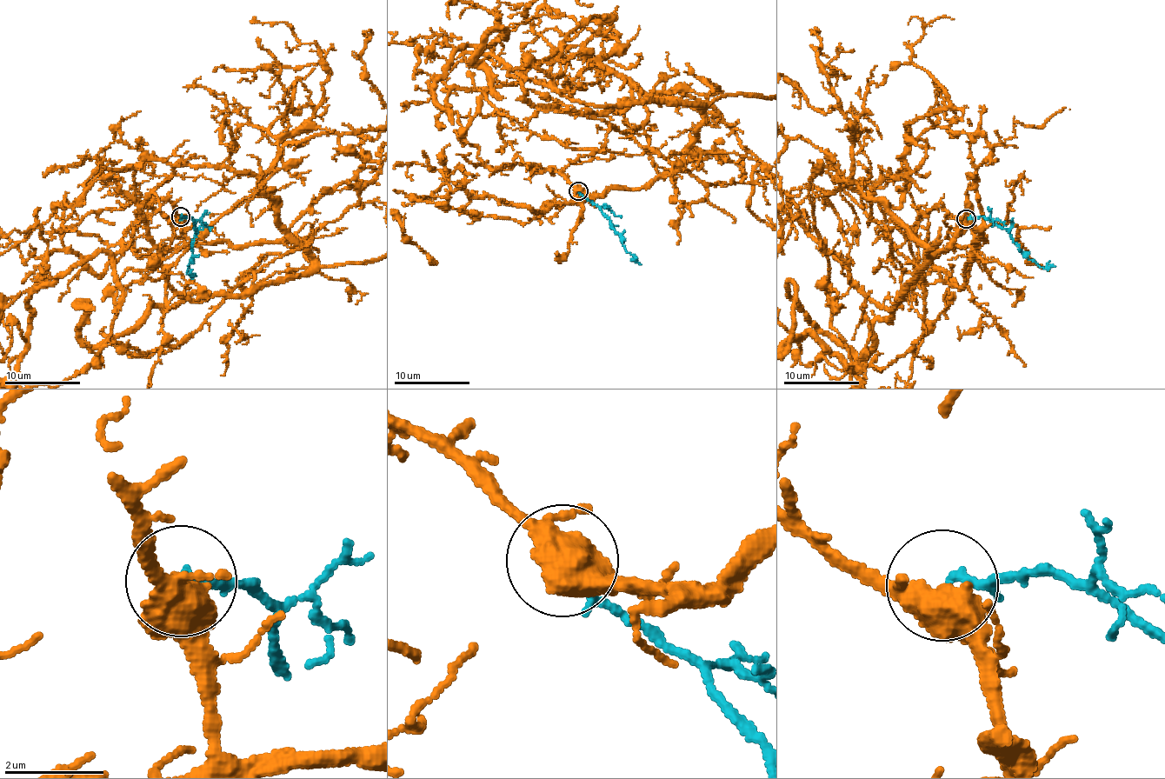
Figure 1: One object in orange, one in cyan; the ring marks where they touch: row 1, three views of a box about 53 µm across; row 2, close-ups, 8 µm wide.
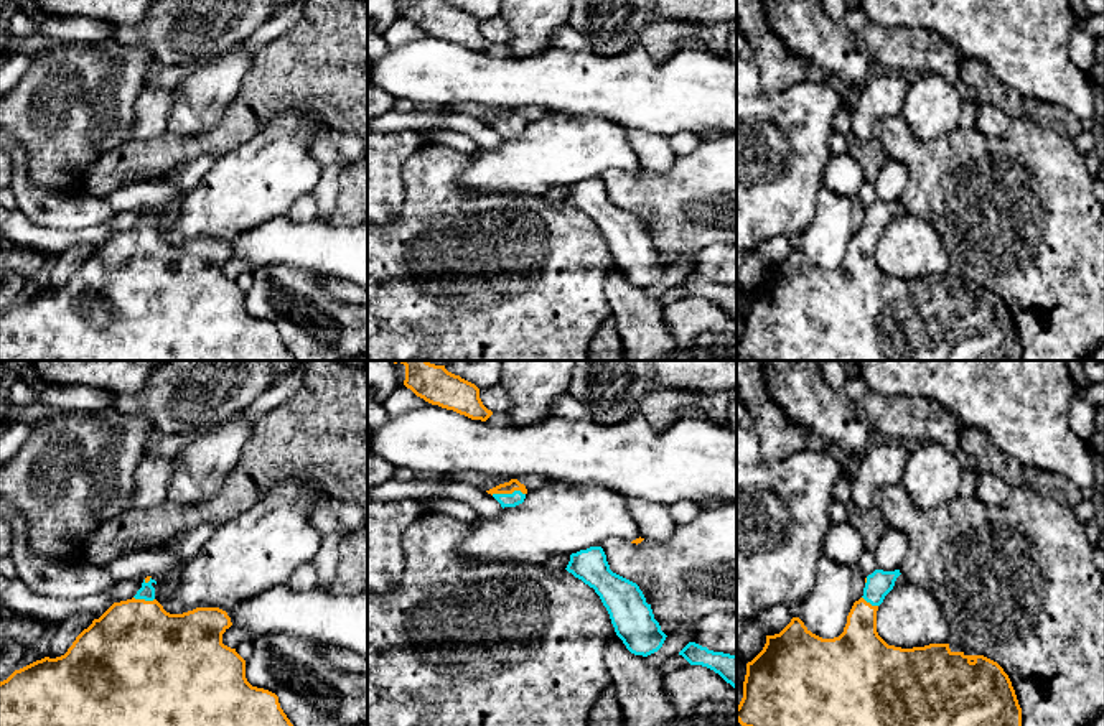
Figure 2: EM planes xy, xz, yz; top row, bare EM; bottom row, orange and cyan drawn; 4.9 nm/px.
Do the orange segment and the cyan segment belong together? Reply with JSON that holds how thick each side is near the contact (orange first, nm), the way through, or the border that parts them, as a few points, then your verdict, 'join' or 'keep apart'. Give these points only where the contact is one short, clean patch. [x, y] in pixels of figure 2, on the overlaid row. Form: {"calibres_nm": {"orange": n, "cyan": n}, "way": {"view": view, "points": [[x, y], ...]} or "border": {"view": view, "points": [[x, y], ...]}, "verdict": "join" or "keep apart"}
{"calibres_nm": {"orange": 60, "cyan": 70}, "way": {"view": "xz", "points": [[508, 488], [508, 493], [516, 497]]}, "verdict": "join"}

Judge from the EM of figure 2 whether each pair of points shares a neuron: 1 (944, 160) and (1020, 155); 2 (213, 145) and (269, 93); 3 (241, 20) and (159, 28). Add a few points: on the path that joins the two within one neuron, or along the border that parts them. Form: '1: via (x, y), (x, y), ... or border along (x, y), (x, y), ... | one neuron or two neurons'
1: via (963, 160), (1002, 158) | one neuron
2: via (229, 129), (244, 114), (244, 104), (252, 102) | one neuron
3: via (221, 20), (198, 20), (193, 25), (178, 28) | one neuron

